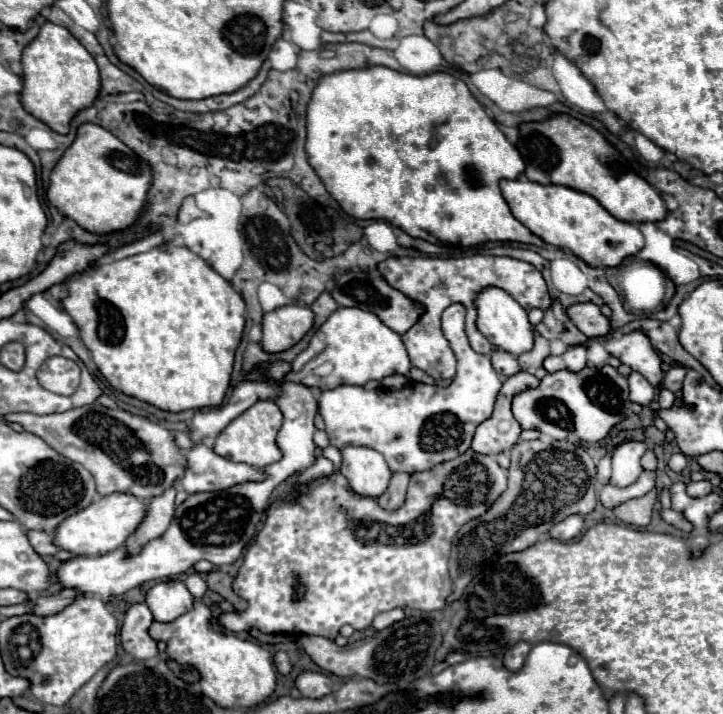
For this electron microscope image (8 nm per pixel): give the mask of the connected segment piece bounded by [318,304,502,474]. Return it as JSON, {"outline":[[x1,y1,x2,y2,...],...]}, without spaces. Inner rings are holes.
{"outline":[[452,304,442,314,442,332,448,338,456,358,458,372,450,386,434,386,410,382,402,390,364,390,362,386,338,386,324,390,318,398,318,412,326,422,330,444,344,448,346,444,370,446,378,450,392,472,422,472,434,464,452,460,466,452,476,426,486,420,496,396,502,388,502,378,492,368,490,358,476,354,466,338,466,310,462,304]]}

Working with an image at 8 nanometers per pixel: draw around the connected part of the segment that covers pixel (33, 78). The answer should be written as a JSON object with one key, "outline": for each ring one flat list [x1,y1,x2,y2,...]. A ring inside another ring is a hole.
{"outline":[[44,22,38,36,22,50,22,70,24,92,20,92,20,102,24,110,58,134,68,132,74,114,92,106,100,90,100,72,94,58,64,26,52,22]]}

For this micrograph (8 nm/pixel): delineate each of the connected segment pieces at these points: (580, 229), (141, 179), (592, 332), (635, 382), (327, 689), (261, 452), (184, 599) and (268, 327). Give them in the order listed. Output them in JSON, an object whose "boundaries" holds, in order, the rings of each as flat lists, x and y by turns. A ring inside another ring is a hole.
{"boundaries":[[[526,178,500,180,502,196,512,214,544,242,560,246,582,258,588,266,618,266,644,246,644,236,636,224,614,218,596,198,558,184,536,184]],[[80,124,76,132,76,140,66,148,58,164,52,168,50,174,50,186,48,186,48,202,56,206,62,214,72,218,78,226,82,226,88,232,104,234,110,230,122,230,124,226,130,226,136,216,142,212,146,204,146,192,152,182,152,170,150,166,136,156,124,142,120,142,112,132,98,124]],[[572,304,568,308,568,318,588,338,604,338,612,330,610,320,600,312,596,304]],[[632,372,628,376,628,384,630,384,630,400,632,402,638,402,640,406,650,406,654,402,654,388,642,374]],[[304,670,296,678,296,688,306,698,322,698,322,696,332,692,332,680,328,674]],[[258,400,254,406,250,406,246,412,242,412,236,420,232,420,218,434,212,450,232,462,244,462,254,468,268,466,282,458,282,452,276,446,276,434,278,434,280,426,282,426,282,414,280,414,278,406,272,400]],[[168,580,158,582,147,592,145,603,158,622,172,622,192,608,192,594,186,590,184,582]],[[292,302,264,314,262,348,266,352,282,352,294,346,314,322,314,314,308,306]]]}

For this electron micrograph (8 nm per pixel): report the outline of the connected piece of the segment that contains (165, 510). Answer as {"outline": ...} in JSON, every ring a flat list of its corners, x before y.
{"outline":[[178,482,172,484,172,488,168,488,168,492,162,492,160,496,152,496,152,500,148,500,148,510,146,510,146,516,144,516,142,524,126,540,126,548,132,554,138,552,152,538,158,538,158,536,164,534,164,530,168,528,168,524,174,516,176,488,178,488]]}

